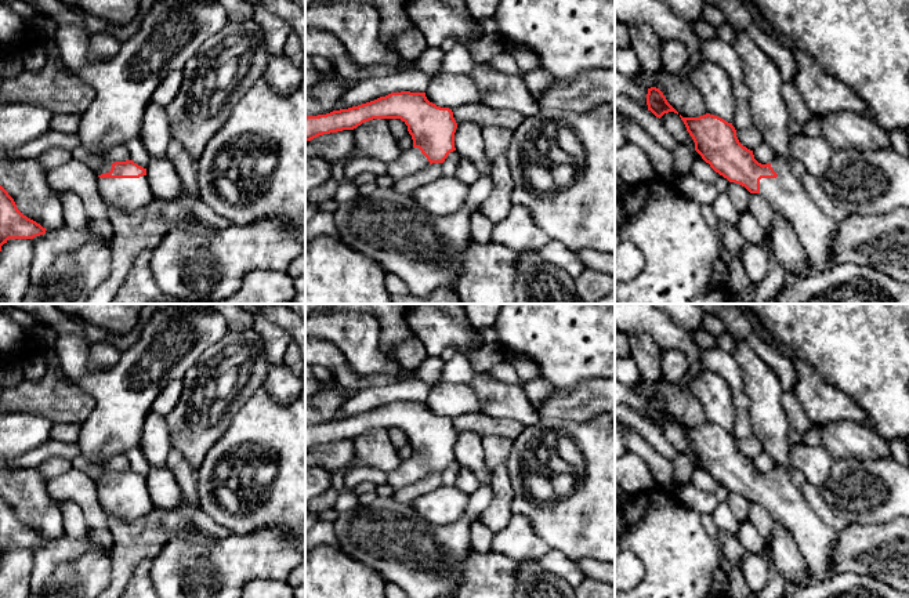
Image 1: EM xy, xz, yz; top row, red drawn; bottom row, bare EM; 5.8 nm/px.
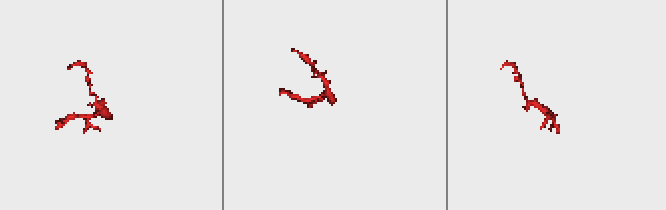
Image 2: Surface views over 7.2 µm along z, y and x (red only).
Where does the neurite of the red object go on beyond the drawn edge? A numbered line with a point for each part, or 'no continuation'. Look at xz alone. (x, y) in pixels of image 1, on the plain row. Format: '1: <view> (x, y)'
1: xz (412, 471)

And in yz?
1: yz (770, 424)

